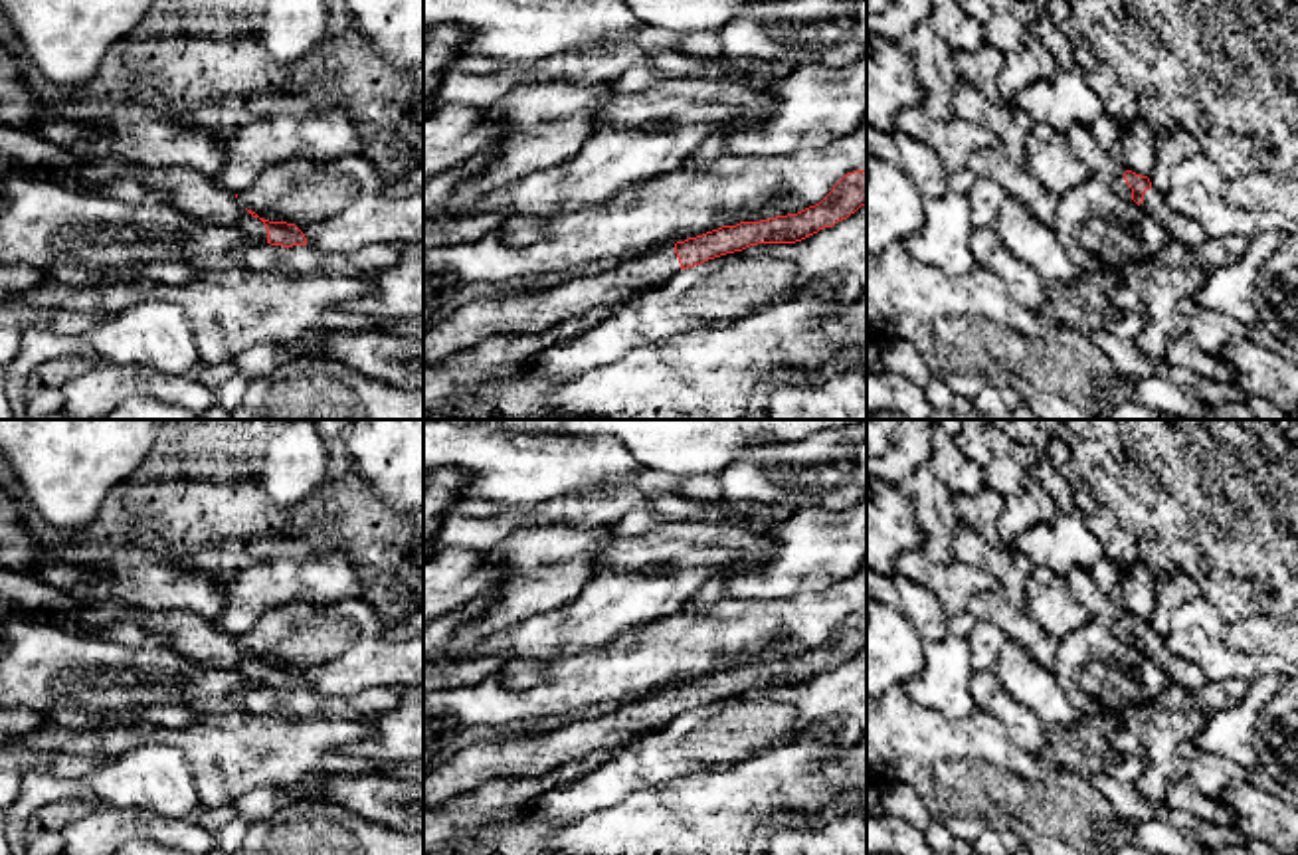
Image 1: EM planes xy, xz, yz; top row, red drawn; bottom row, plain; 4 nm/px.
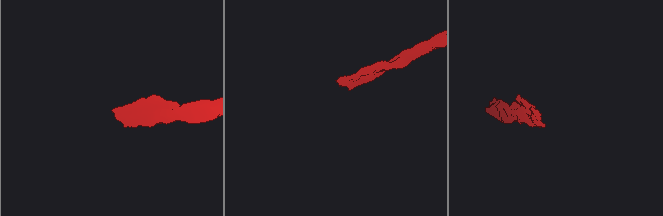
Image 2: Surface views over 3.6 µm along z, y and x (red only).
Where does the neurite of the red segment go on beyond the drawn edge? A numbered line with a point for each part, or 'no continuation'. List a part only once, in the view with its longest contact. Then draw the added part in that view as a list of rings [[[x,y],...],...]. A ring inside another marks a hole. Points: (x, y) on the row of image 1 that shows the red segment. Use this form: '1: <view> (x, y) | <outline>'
1: xy (192, 192) | [[[188,166],[148,168],[144,172],[146,188],[156,188],[168,196],[166,204],[178,212],[239,228],[251,239],[267,243],[267,228],[253,218],[235,198],[235,192],[218,186],[210,174]]]

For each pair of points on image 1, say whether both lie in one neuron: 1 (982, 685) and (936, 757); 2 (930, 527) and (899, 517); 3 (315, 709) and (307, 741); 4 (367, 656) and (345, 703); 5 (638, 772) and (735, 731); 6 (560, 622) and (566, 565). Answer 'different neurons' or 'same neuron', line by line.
1: different neurons
2: different neurons
3: different neurons
4: different neurons
5: same neuron
6: different neurons

